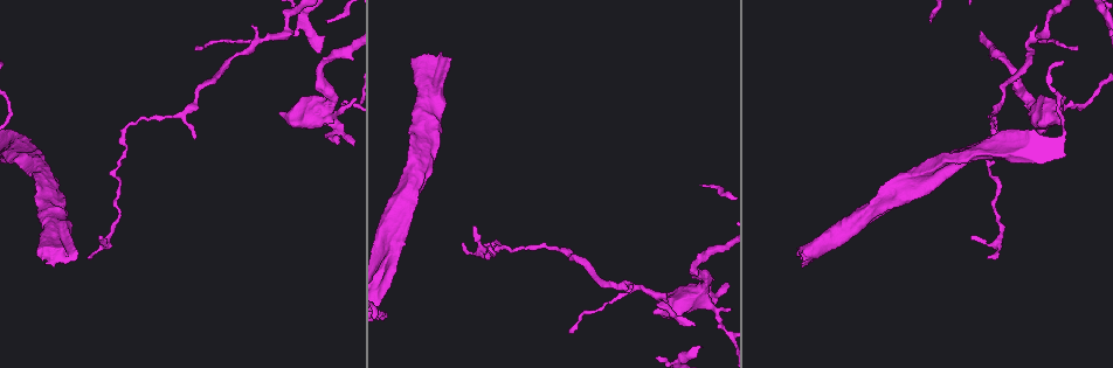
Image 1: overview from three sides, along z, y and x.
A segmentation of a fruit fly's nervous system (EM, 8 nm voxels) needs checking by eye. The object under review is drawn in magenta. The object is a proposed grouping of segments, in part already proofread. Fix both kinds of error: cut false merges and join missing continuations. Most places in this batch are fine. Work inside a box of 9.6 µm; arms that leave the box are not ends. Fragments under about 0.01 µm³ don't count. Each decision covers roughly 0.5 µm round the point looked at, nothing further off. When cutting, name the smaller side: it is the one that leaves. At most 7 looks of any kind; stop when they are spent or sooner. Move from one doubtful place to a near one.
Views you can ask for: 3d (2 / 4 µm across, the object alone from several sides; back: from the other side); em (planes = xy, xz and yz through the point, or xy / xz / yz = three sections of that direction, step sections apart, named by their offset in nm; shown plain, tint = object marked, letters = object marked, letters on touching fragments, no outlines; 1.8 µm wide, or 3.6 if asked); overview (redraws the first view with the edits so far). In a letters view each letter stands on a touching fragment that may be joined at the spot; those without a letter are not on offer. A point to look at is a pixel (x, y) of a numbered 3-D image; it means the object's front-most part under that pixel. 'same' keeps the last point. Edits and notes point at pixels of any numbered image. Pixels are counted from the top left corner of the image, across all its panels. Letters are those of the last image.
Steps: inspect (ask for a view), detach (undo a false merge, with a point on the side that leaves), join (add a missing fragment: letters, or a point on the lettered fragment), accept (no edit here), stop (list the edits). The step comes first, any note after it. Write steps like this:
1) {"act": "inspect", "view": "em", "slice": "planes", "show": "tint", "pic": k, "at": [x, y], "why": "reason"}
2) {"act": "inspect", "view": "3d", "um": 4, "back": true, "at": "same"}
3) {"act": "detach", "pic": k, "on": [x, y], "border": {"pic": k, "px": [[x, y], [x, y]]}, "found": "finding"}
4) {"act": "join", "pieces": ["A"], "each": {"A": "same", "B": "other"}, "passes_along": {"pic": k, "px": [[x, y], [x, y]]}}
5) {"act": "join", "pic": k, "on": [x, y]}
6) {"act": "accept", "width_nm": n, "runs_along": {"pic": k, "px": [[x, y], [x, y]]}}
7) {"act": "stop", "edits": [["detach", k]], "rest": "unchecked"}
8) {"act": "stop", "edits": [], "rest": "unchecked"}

{"act": "inspect", "view": "3d", "um": 4, "back": true, "pic": 1, "at": [278, 112], "why": "an open end"}

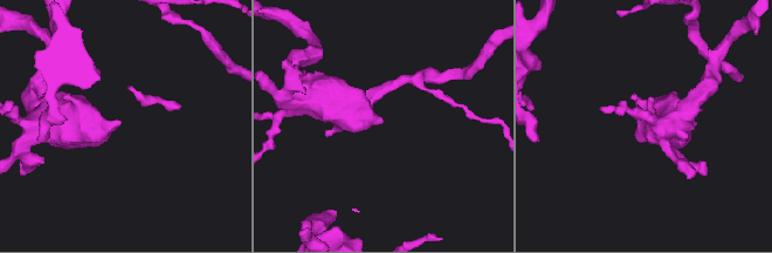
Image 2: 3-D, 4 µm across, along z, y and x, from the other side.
{"act": "inspect", "view": "em", "um": 3.6, "slice": "planes", "show": "tint", "pic": 2, "at": [121, 123]}

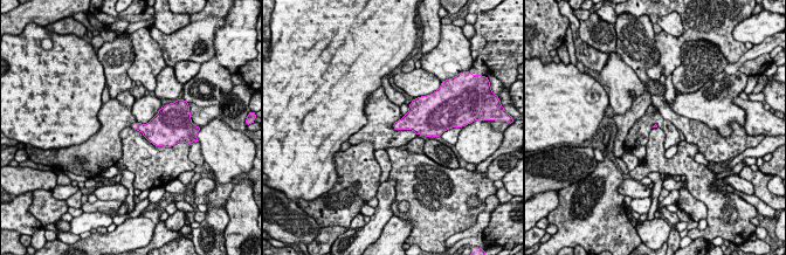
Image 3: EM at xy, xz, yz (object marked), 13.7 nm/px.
{"act": "inspect", "view": "em", "um": 3.6, "slice": "planes", "show": "letters", "at": "same"}

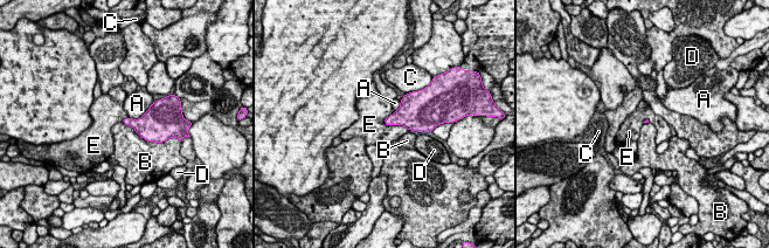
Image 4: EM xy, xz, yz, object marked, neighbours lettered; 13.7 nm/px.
{"act": "accept", "each": {"A": "other", "B": "other", "C": "other", "D": "other", "E": "other"}, "found": "none of them fits"}

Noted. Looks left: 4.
{"act": "inspect", "view": "em", "slice": "yz", "step": 4, "show": "letters", "pic": 1, "at": [338, 143], "why": "free end"}

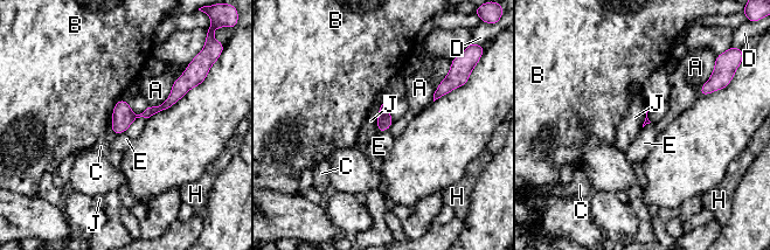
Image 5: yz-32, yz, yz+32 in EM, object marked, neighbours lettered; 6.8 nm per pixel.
{"act": "inspect", "view": "em", "slice": "planes", "show": "letters", "at": "same", "why": "cut it another way"}

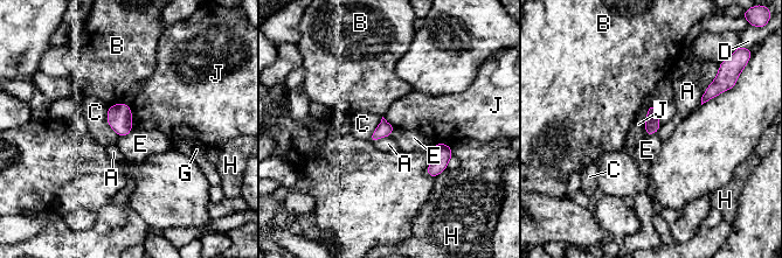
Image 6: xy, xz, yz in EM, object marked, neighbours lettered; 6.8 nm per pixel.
{"act": "accept", "width_nm": 100, "each": {"A": "other", "B": "other", "C": "other", "D": "other", "E": "other", "G": "other", "H": "other", "J": "other"}, "border": {"pic": 6, "px": [[133, 126], [127, 134], [119, 138]]}, "found": "none of them fits"}

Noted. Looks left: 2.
{"act": "inspect", "view": "em", "slice": "planes", "show": "letters", "pic": 1, "at": [384, 250]}

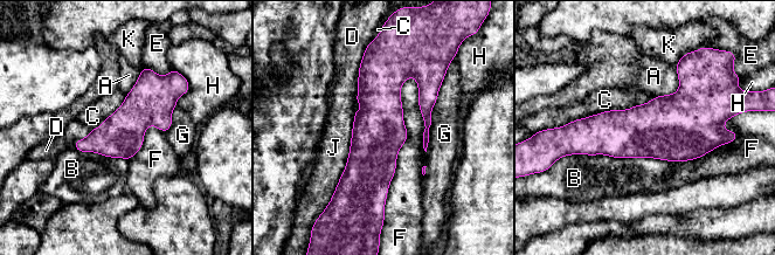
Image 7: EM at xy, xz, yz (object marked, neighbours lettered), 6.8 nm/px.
{"act": "accept", "each": {"A": "other", "B": "other", "C": "other", "D": "other", "E": "other", "F": "other", "G": "other", "H": "other", "J": "other", "K": "other"}, "border": {"pic": 7, "px": [[658, 95], [565, 125]]}, "found": "continuous, no second neuron"}

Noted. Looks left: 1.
{"act": "stop", "edits": [], "rest": "unchecked"}

